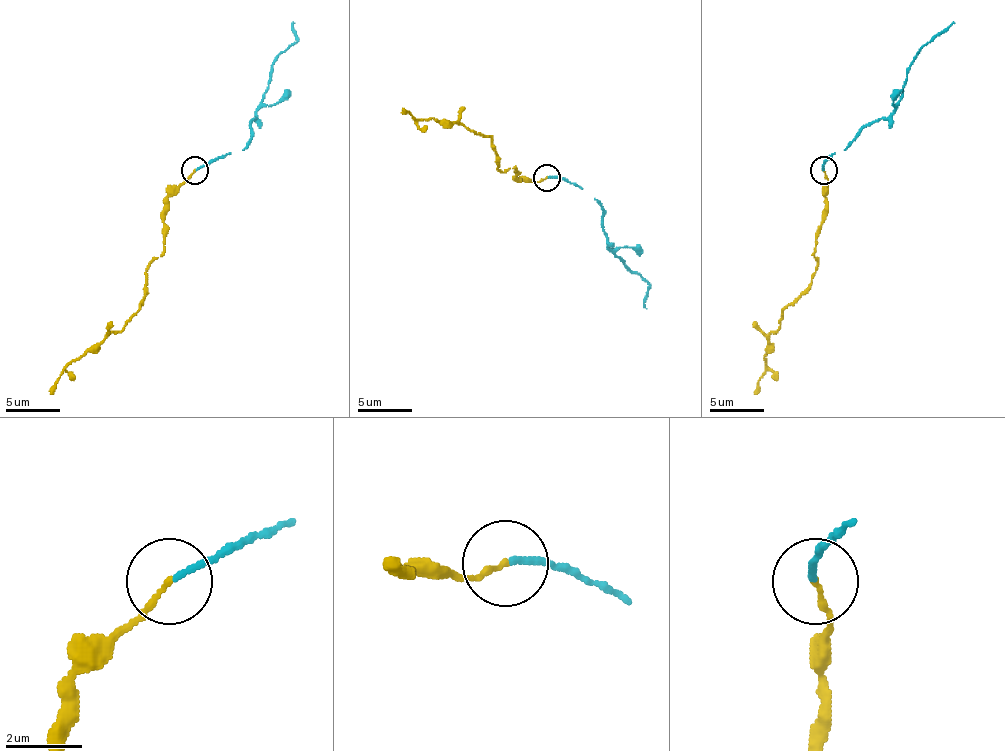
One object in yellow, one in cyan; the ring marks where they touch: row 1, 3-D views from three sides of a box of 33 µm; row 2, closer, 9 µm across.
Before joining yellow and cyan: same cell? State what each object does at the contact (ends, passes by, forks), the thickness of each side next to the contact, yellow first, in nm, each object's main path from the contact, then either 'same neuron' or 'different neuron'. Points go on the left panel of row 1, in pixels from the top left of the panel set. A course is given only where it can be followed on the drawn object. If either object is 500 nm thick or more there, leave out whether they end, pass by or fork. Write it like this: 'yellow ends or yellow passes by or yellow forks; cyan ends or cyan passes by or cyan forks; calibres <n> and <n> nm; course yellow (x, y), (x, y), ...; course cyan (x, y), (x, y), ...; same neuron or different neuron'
yellow ends; cyan ends; calibres 150 and 160 nm; course yellow (194, 171), (167, 198), (164, 252), (150, 266), (139, 310), (123, 329), (104, 337), (66, 367), (50, 394); course cyan (197, 171), (246, 146), (273, 62), (295, 43), (292, 21); same neuron

